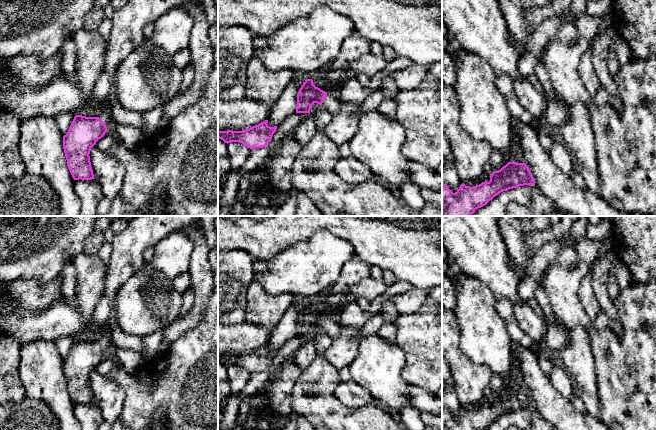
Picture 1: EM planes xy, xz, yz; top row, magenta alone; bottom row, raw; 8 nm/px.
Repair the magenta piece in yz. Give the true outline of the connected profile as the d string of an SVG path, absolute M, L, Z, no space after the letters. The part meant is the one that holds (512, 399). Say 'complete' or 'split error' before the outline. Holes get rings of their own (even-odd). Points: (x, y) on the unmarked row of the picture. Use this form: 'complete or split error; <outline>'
complete; M508 386L491 398L489 406L473 411L462 407L455 417L442 407L442 430L485 430L499 417L524 409L535 409L529 391L525 387Z

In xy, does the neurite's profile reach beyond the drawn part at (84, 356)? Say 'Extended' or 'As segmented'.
Extended

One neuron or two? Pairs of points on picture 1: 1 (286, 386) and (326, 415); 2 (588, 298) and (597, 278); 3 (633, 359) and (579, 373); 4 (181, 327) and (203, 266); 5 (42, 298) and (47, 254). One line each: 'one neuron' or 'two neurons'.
1: two neurons
2: two neurons
3: two neurons
4: one neuron
5: two neurons

